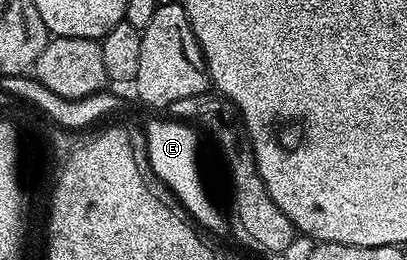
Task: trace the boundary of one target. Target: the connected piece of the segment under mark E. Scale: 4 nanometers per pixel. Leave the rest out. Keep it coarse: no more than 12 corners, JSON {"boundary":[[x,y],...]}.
{"boundary":[[146,125],[149,170],[205,232],[228,235],[198,165],[197,130]]}

